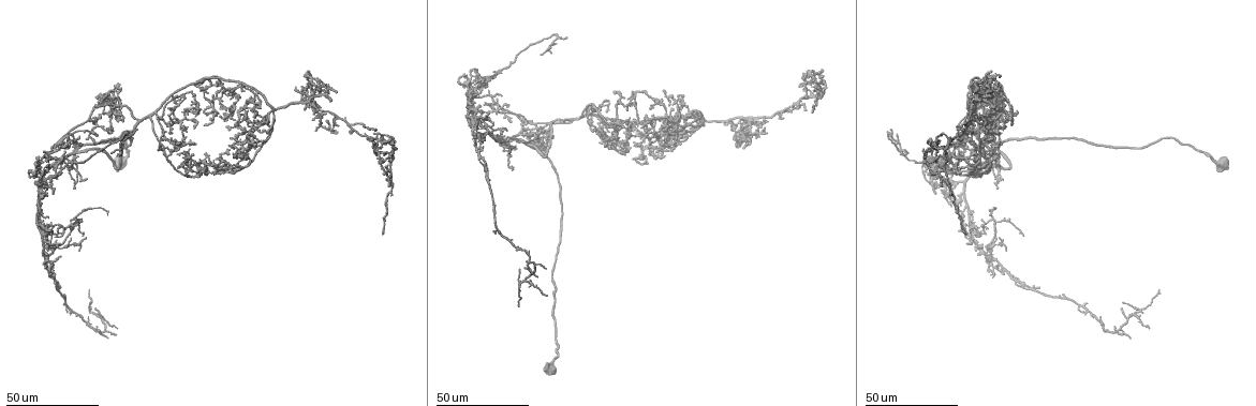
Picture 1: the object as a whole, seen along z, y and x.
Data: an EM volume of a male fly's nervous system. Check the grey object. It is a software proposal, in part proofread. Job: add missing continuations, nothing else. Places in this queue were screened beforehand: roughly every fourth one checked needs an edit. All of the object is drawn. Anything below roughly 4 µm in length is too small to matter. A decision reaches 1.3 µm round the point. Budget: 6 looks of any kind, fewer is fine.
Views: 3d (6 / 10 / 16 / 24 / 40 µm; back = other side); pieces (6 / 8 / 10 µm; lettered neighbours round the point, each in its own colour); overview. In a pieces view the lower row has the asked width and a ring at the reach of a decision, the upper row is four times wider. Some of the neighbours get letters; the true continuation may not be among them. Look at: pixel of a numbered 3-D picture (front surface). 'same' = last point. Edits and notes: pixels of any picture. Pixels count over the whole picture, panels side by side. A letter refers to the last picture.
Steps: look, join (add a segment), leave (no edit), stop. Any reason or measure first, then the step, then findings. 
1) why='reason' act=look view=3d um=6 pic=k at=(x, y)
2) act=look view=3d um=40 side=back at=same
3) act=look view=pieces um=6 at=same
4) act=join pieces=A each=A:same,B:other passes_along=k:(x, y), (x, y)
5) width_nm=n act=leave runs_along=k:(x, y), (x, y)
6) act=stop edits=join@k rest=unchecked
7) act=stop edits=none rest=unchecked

why='an open end' act=look view=3d um=40 pic=1 at=(382, 133)

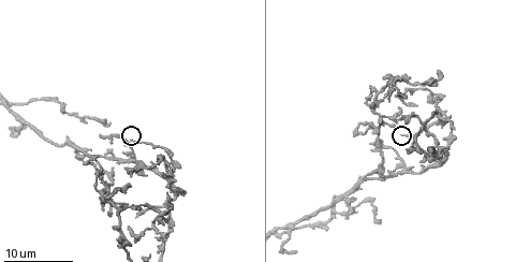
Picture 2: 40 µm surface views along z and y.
why='see the neighbours' act=look view=pieces um=8 pic=2 at=(132, 141)

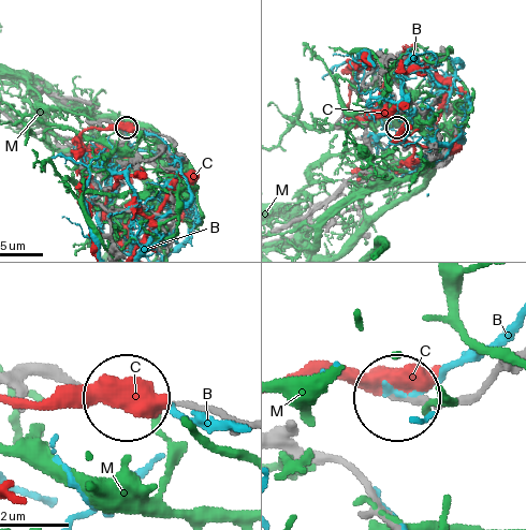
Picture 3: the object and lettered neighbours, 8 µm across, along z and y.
act=leave each=B:other,C:other,M:other found='none of them fits'

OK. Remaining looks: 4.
why='free end' act=look view=3d um=24 pic=1 at=(769, 122)

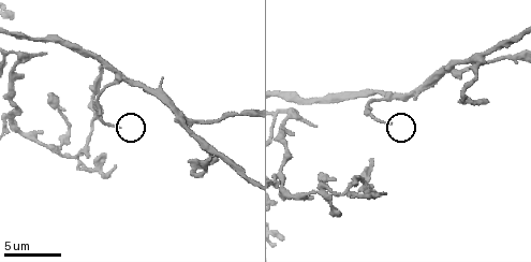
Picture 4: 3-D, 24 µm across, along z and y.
act=look view=pieces um=8 pic=4 at=(120, 126)

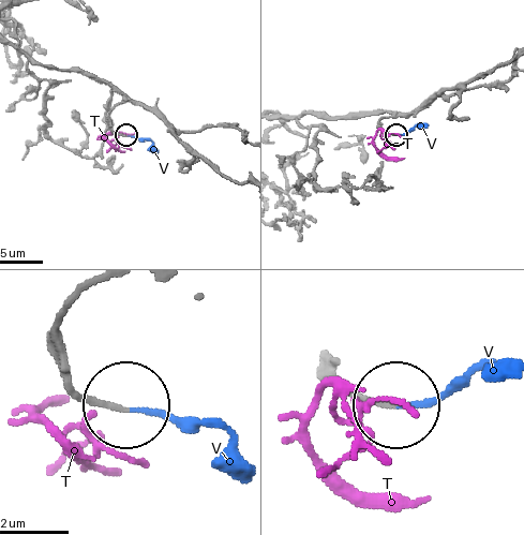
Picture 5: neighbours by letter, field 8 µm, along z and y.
act=join pieces=V each=T:other,V:same passes_along=5:(62, 345), (79, 395), (218, 424), (243, 472) found='it goes on there'

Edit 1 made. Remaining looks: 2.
act=stop edits=join@5 rest=unchecked

